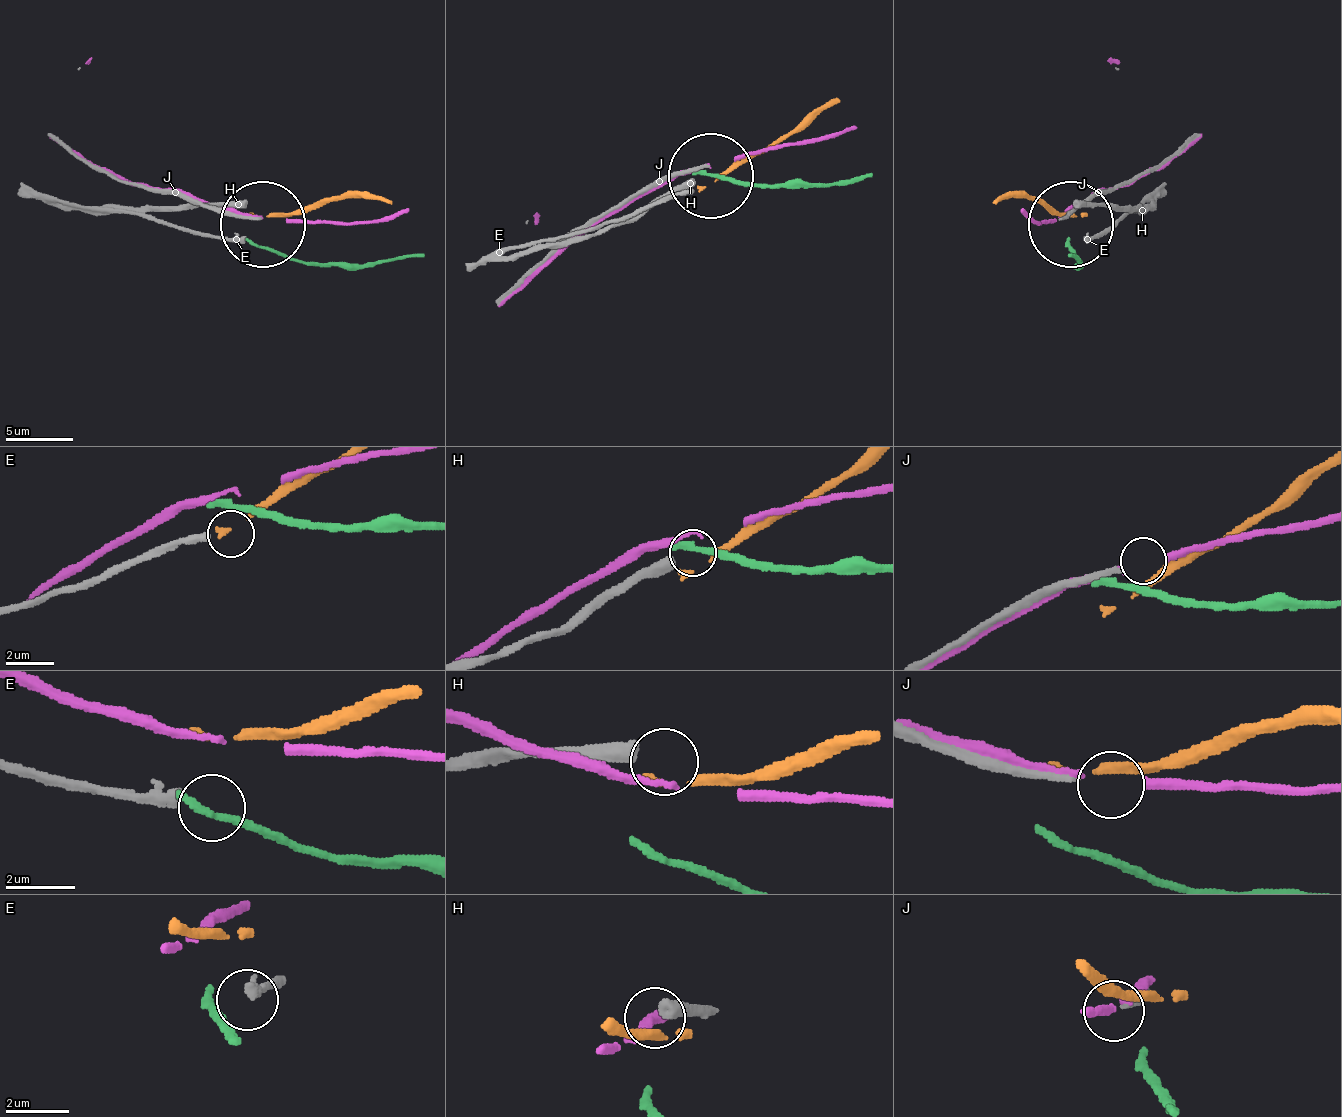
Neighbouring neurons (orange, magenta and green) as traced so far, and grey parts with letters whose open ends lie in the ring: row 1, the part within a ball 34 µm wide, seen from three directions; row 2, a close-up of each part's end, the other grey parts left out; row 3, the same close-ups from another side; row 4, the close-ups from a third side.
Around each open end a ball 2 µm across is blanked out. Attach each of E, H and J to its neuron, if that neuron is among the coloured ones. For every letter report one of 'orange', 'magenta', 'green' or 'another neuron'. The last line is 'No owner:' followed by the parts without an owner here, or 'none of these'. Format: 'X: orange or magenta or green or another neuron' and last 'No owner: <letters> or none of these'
E: another neuron
H: another neuron
J: another neuron
No owner: E, H, J

